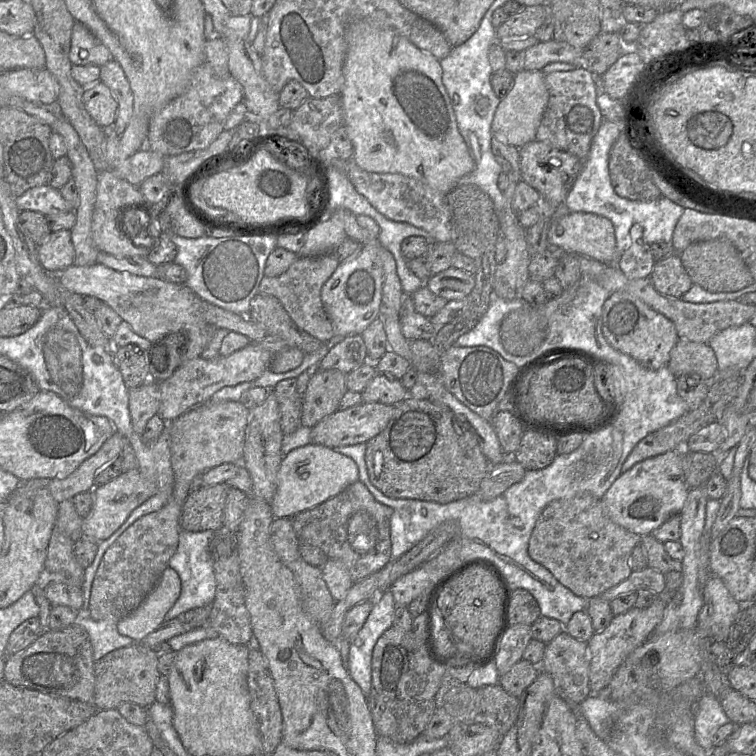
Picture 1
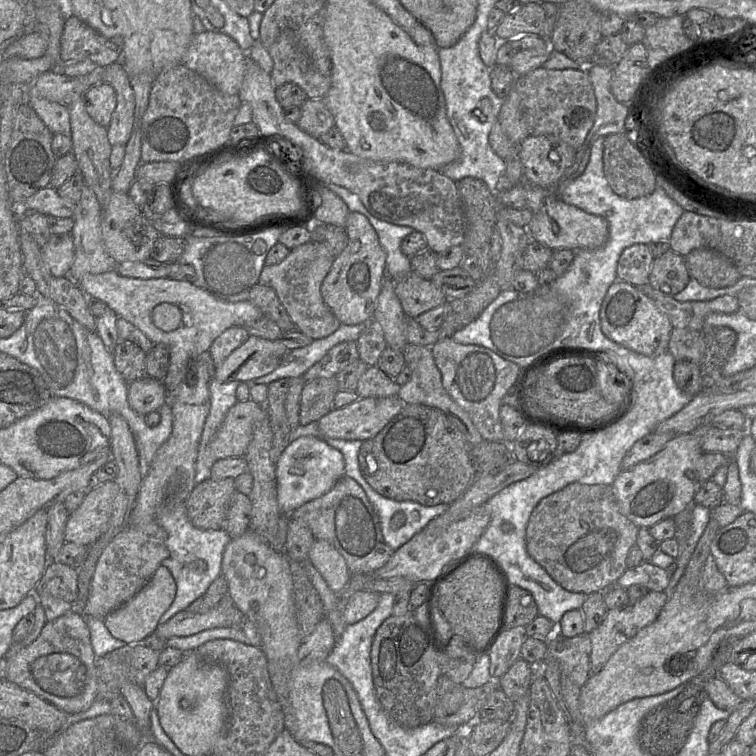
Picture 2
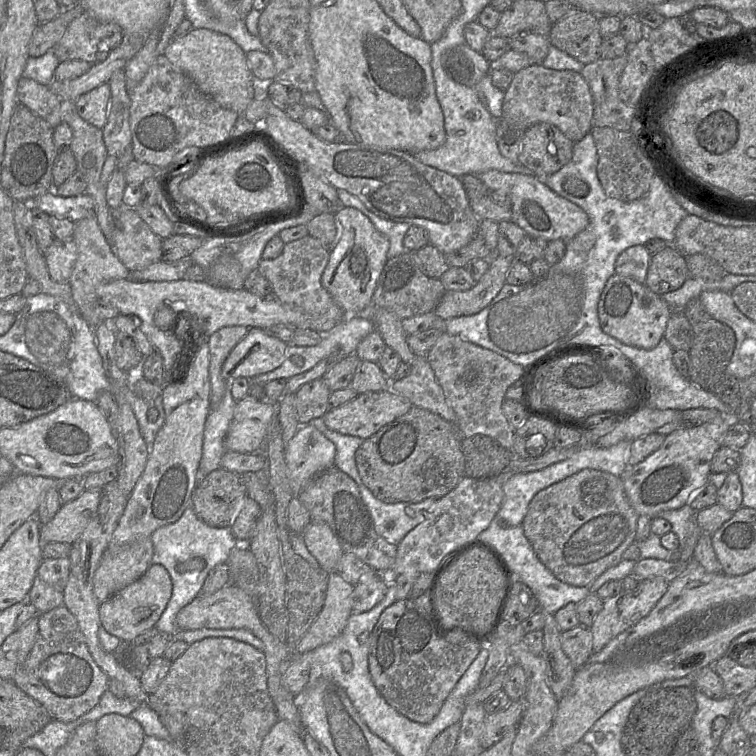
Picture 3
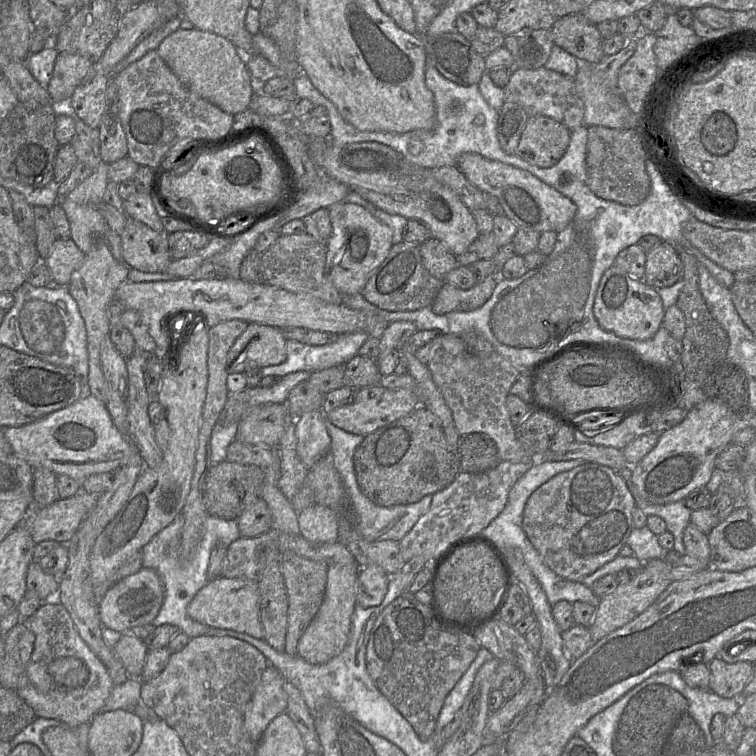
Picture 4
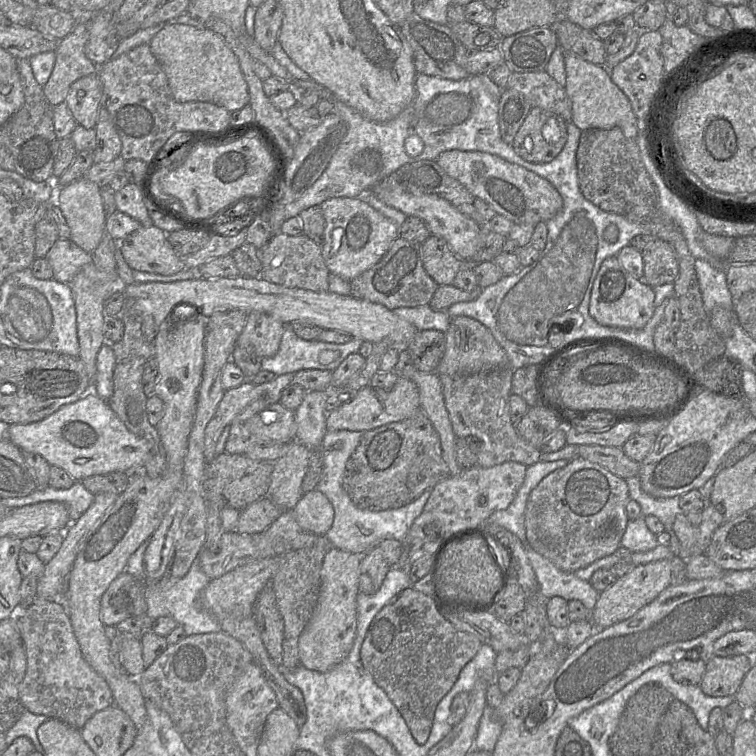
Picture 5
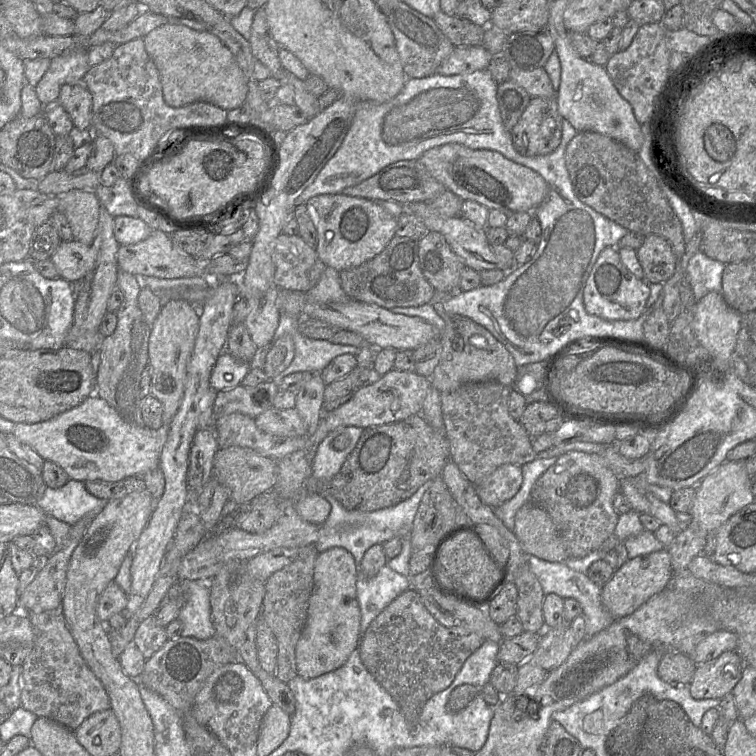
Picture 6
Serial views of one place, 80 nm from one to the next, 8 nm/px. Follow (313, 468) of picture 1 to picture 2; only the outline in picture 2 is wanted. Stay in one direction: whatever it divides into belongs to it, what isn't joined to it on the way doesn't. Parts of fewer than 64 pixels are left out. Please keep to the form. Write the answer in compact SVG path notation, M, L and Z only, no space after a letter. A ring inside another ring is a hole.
M303 436L290 442L276 463L277 500L281 515L289 516L303 504L326 494L345 475L344 470L342 453L322 438Z

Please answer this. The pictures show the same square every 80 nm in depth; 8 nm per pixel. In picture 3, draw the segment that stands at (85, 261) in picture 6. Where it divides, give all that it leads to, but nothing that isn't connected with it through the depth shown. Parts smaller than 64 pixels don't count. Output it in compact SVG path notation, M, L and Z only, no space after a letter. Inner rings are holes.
M73 237L55 238L45 252L45 260L52 280L59 283L69 282L77 257L78 248Z

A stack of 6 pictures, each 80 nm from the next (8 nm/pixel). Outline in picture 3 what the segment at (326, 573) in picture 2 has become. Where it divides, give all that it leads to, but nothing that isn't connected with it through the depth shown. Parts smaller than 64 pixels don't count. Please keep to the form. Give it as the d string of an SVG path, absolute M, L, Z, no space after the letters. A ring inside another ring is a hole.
M313 521L302 532L304 543L320 567L328 574L337 572L337 564L344 553L330 527Z

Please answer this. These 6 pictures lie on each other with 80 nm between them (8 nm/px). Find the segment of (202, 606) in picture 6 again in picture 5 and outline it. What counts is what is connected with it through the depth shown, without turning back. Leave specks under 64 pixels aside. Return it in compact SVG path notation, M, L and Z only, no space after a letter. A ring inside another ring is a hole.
M196 559L190 570L180 579L171 579L167 583L159 585L146 585L145 599L149 602L147 611L150 618L155 619L162 616L171 616L184 627L186 636L221 631L216 617L198 604L201 591L209 584L210 578L202 571L200 563Z

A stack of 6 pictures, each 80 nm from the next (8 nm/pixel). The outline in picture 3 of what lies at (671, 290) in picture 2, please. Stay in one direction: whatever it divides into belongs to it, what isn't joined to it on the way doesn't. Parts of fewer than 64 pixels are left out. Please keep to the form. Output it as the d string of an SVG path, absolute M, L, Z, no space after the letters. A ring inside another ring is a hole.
M673 244L651 255L645 285L663 295L680 288L690 276L686 256Z

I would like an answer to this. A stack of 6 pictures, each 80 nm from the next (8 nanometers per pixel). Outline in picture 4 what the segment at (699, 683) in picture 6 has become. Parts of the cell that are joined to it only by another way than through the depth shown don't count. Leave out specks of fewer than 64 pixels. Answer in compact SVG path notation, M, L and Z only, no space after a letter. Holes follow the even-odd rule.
M719 657L709 664L709 690L724 698L738 698L753 676L753 663L740 661L727 663Z

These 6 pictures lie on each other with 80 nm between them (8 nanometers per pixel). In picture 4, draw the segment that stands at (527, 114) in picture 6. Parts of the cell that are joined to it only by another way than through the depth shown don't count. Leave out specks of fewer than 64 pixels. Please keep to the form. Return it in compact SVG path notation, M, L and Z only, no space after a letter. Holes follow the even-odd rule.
M531 116L515 154L533 166L550 168L563 157L569 142L570 130L565 125L547 116Z

